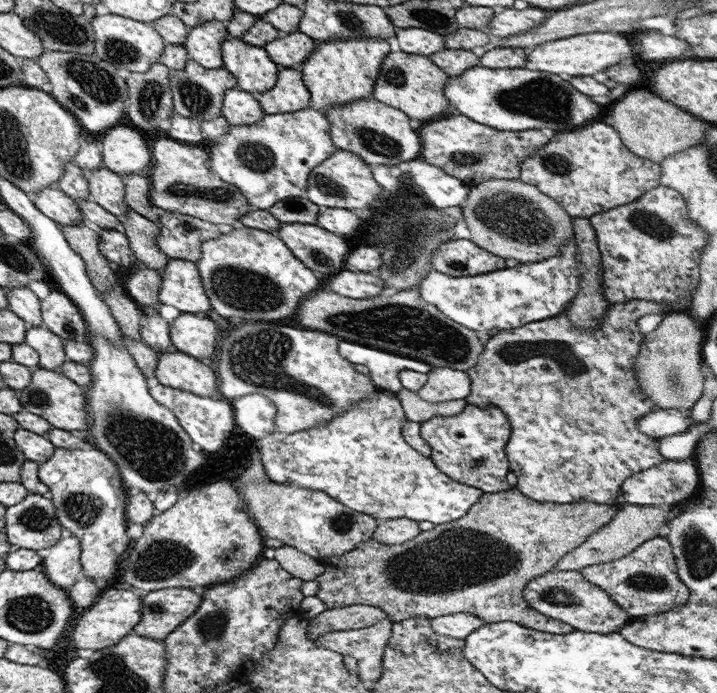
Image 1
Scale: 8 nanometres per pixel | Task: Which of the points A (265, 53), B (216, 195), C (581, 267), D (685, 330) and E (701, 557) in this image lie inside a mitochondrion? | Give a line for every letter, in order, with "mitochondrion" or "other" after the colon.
A: other
B: mitochondrion
C: other
D: other
E: mitochondrion

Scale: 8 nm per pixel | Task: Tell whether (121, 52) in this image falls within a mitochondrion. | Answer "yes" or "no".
yes

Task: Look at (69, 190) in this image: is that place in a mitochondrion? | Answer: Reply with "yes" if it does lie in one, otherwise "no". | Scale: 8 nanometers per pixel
no

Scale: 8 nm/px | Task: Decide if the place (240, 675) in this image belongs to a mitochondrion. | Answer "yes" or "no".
no

